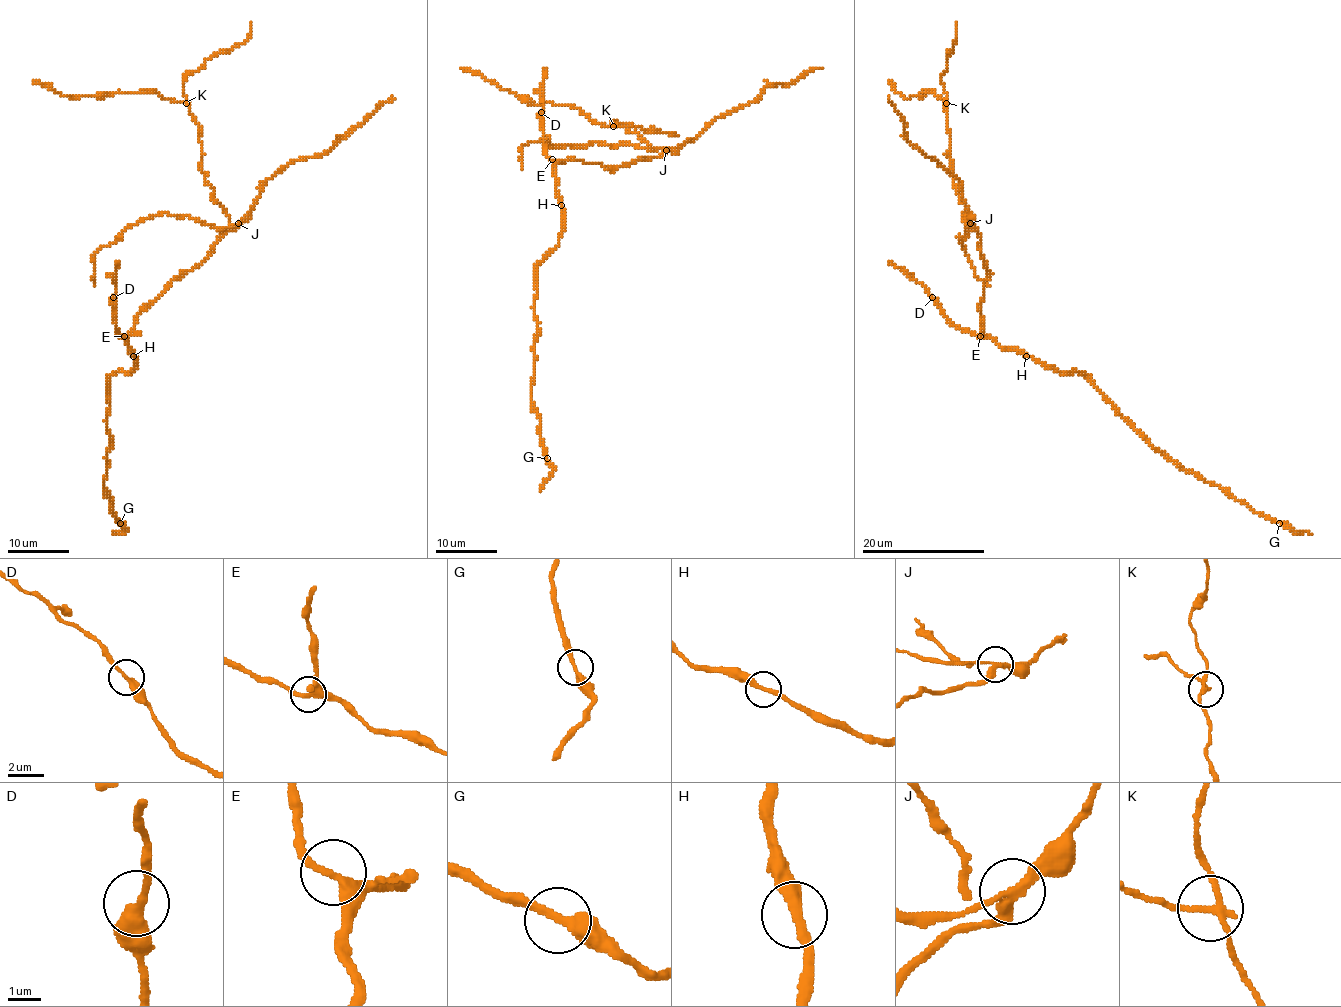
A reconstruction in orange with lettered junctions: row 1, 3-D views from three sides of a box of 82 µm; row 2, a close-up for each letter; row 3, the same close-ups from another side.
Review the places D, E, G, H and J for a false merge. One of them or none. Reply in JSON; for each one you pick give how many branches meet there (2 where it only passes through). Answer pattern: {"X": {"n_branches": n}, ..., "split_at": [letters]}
{"J": {"n_branches": 3}, "split_at": ["J"]}

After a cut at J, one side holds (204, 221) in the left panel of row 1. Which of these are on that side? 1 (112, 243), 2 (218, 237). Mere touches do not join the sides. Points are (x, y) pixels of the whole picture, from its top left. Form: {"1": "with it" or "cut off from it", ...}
{"1": "with it", "2": "cut off from it"}

